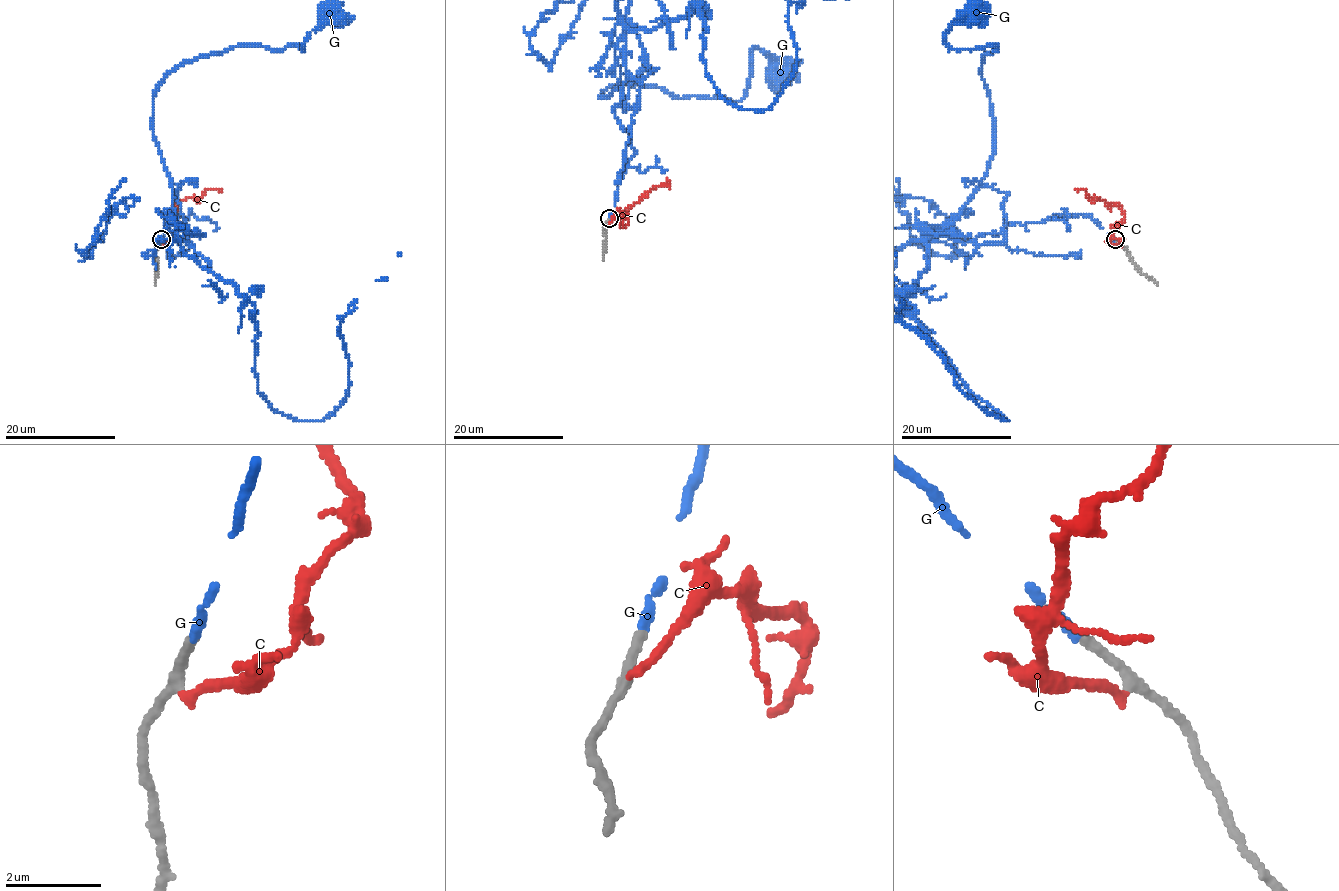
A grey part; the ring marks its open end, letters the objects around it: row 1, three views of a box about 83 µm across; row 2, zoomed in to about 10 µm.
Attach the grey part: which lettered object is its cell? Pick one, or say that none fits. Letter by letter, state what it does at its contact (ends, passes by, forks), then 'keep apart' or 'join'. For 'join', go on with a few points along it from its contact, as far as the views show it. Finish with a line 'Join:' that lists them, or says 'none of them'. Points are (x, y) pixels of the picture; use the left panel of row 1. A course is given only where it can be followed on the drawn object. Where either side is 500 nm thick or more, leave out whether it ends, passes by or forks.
C: it ends; keep apart
G: it ends; join; course (161, 239), (170, 216), (186, 218), (166, 225), (177, 242), (153, 90), (238, 45), (302, 49), (328, 12)
Join: G

